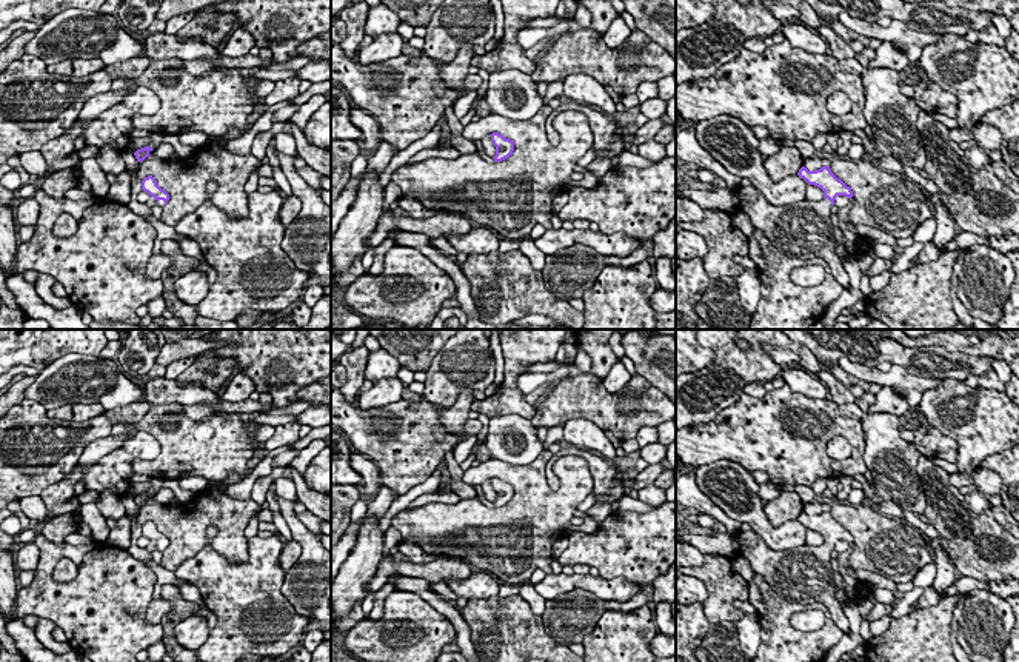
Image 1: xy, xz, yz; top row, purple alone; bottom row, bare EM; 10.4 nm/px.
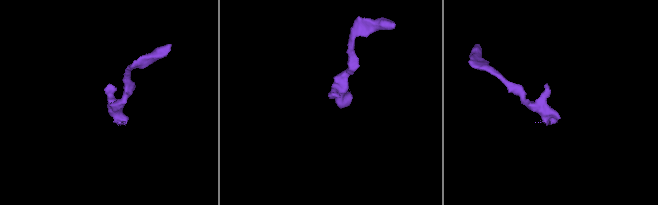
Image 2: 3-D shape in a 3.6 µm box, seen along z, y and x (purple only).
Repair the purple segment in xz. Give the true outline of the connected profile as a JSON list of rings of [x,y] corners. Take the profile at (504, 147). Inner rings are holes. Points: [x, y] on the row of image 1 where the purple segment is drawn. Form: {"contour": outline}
{"contour": [[[493,132],[489,135],[491,135],[493,145],[496,146],[496,155],[493,157],[494,162],[502,162],[508,159],[514,151],[514,142],[510,139],[505,139],[499,132]]]}

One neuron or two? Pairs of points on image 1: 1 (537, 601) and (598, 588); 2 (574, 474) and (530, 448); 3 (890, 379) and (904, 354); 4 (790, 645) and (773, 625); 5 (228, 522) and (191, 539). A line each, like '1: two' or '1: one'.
1: two
2: two
3: two
4: one
5: one

